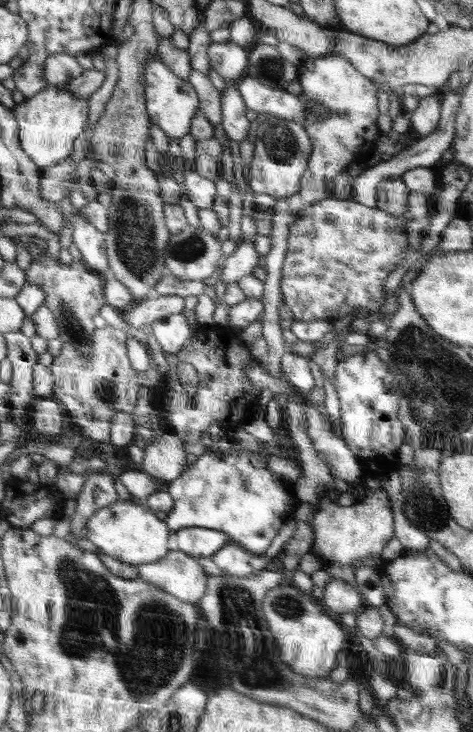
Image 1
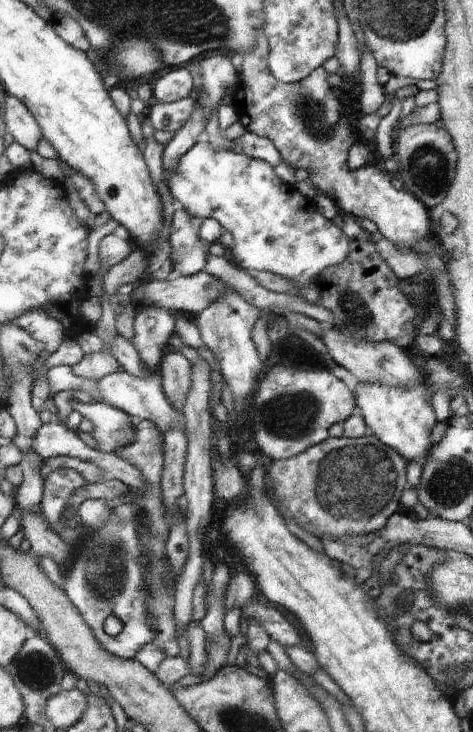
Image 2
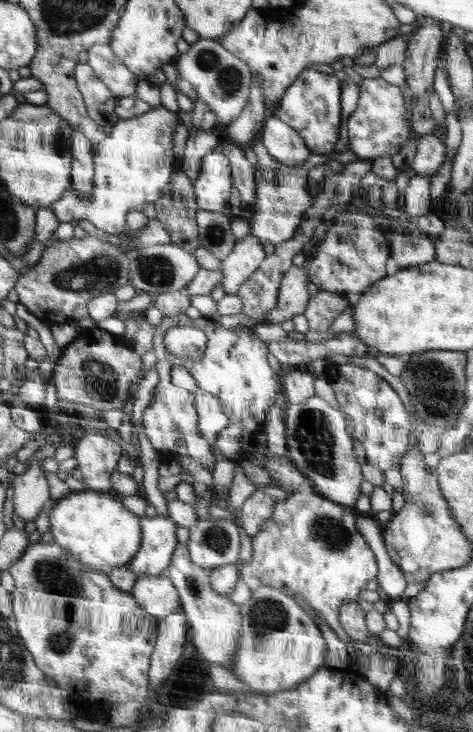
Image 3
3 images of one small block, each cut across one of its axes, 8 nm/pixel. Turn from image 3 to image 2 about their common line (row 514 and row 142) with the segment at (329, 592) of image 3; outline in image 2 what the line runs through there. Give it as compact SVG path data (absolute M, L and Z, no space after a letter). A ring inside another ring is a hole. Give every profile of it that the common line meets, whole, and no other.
M265 34L257 36L253 48L247 49L242 54L242 70L238 73L238 80L235 85L233 104L238 121L246 131L258 137L265 137L270 140L278 150L281 160L290 167L305 169L311 176L310 184L318 190L319 194L324 194L336 203L339 212L347 213L357 218L359 221L368 219L374 221L378 227L377 237L385 237L389 242L404 244L413 248L423 239L433 238L429 227L429 210L425 205L407 191L396 190L392 186L392 176L386 176L381 172L382 165L369 164L367 167L350 169L347 166L347 158L350 148L359 140L356 128L354 129L348 121L345 107L340 102L333 88L328 83L328 74L323 67L316 68L306 79L295 84L283 84L274 78L269 72L268 56L269 43Z

